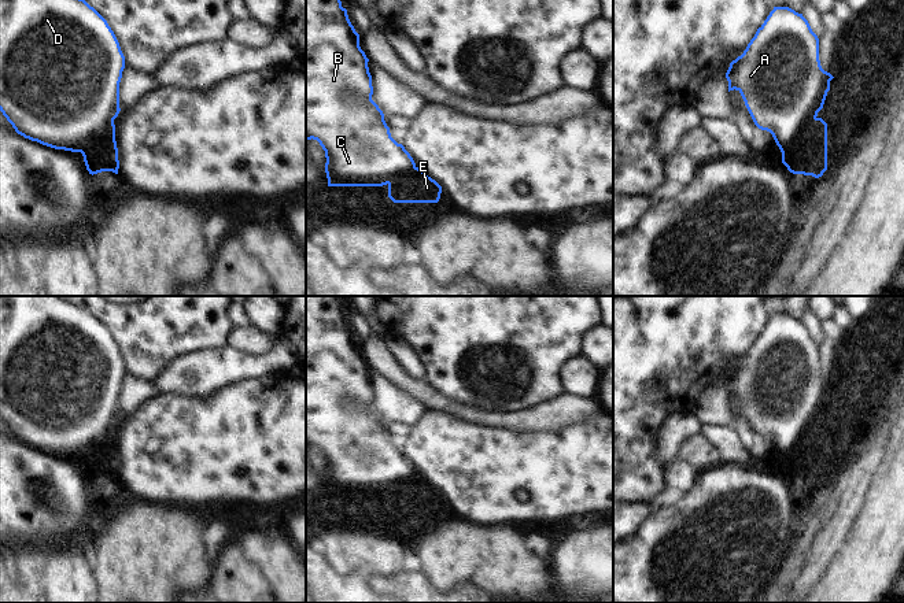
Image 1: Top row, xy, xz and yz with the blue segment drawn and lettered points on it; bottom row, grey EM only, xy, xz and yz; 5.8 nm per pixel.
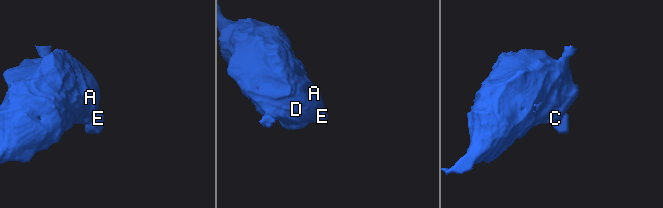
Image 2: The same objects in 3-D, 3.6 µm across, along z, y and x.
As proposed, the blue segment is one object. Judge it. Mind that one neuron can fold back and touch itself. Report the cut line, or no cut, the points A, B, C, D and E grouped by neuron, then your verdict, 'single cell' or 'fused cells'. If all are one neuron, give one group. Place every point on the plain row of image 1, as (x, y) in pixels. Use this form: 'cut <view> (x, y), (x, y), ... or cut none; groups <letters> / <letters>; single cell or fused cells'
cut yz (815, 424), (800, 433), (782, 459); groups A B C D / E; fused cells

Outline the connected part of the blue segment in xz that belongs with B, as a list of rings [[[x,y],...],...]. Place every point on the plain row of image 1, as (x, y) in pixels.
[[[306,296],[306,447],[317,447],[325,458],[328,493],[383,493],[398,480],[416,474],[405,454],[391,444],[383,418],[372,407],[368,369],[337,297]]]

